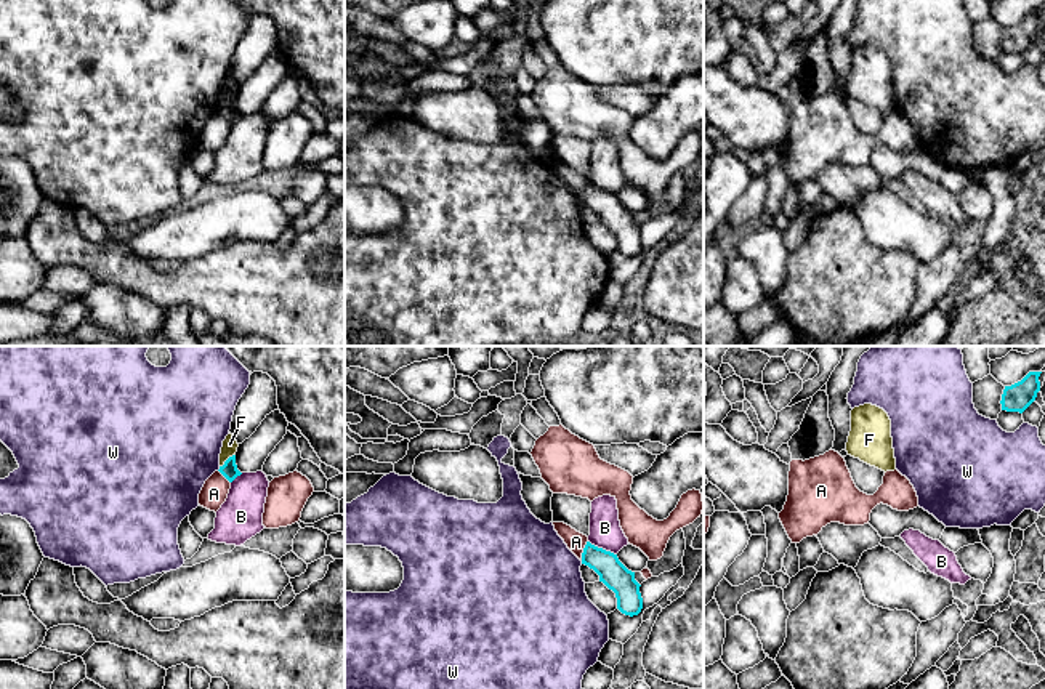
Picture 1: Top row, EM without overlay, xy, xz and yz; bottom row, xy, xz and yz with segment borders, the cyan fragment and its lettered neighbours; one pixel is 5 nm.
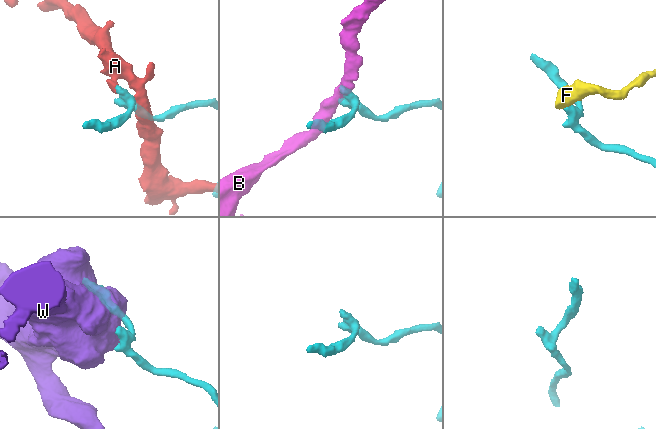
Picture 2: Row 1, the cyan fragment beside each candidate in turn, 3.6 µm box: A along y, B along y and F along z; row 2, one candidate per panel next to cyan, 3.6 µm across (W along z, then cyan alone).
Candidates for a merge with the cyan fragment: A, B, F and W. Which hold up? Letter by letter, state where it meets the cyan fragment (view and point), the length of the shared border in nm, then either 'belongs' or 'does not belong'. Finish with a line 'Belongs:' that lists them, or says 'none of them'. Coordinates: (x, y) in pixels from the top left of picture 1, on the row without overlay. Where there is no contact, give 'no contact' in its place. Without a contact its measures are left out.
A: meets cyan in xz at (584, 191); contact 110 nm long; does not belong
B: meets cyan in xz at (601, 189); contact 160 nm long; does not belong
F: meets cyan in xy at (226, 101); contact 100 nm long; does not belong
W: meets cyan in xy at (220, 109); contact 30 nm long; does not belong
Belongs: none of them

